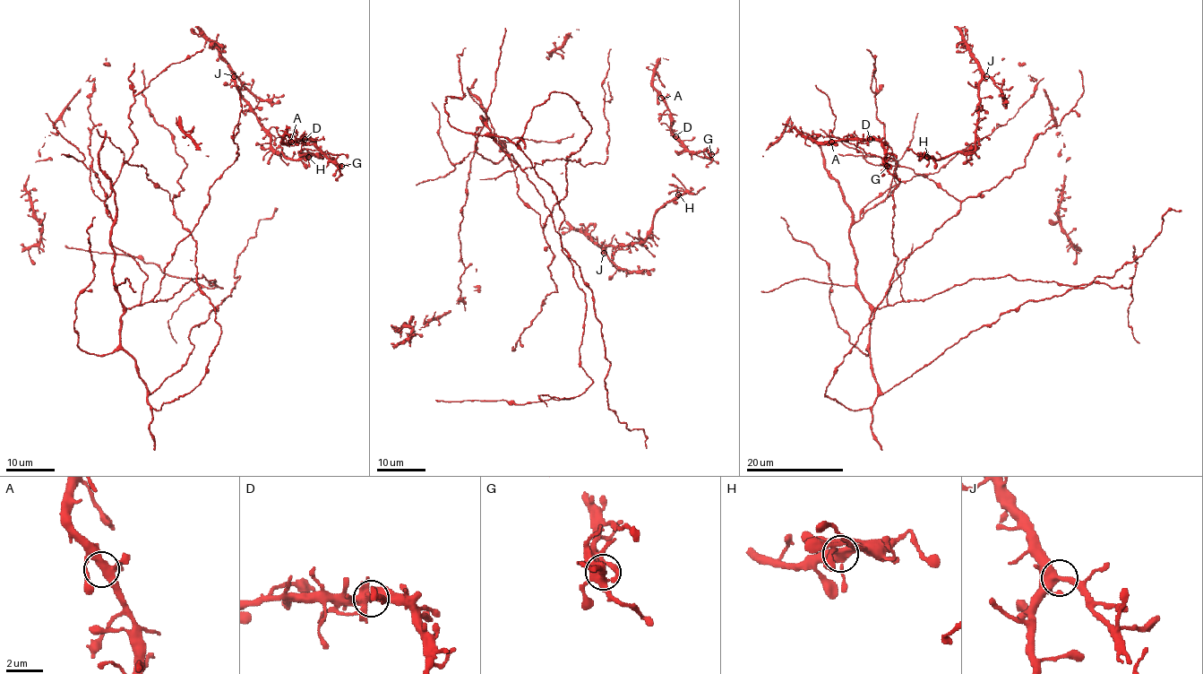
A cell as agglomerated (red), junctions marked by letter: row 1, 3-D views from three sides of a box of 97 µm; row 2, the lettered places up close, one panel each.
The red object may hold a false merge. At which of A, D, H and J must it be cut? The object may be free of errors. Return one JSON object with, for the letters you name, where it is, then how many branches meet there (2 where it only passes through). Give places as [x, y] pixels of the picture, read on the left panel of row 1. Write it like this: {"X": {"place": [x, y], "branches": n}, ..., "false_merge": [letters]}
{"false_merge": []}

